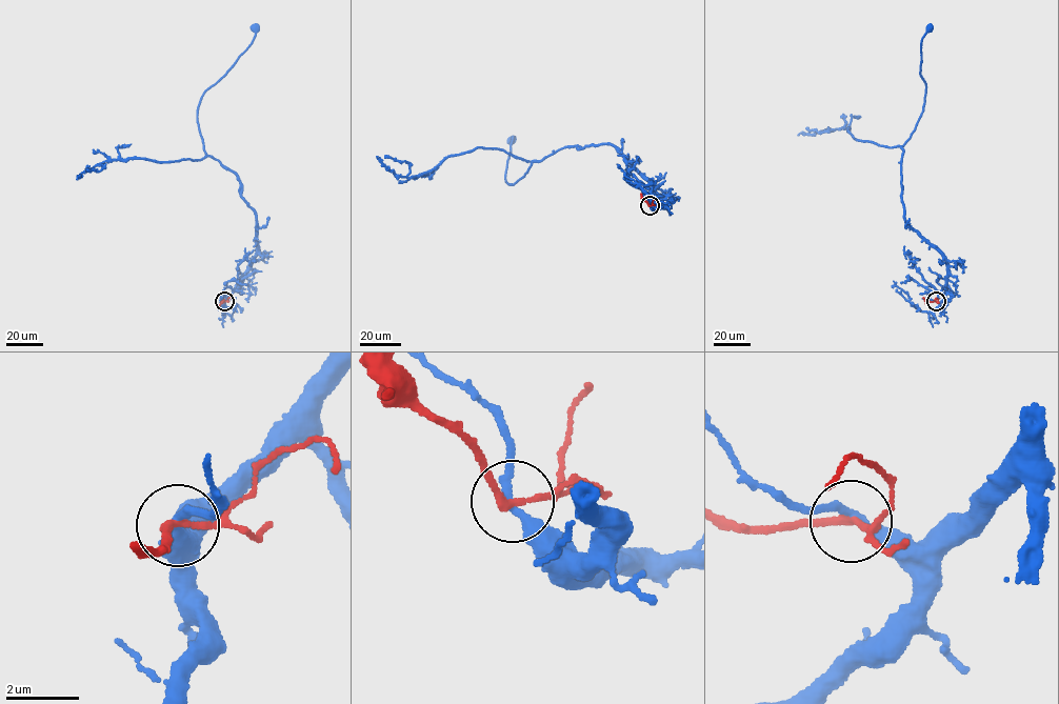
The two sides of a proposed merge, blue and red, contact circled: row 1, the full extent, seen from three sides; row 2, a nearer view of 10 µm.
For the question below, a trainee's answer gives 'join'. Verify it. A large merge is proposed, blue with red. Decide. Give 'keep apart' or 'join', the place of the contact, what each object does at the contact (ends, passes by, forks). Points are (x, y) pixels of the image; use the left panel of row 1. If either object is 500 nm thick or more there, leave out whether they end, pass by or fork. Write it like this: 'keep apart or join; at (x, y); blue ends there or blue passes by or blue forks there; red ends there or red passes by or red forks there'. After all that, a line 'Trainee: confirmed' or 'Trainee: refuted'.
keep apart; at (224, 301); blue passes by; red passes by
Trainee: refuted

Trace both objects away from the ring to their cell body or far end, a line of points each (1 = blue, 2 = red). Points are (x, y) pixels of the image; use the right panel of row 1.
1: (936, 301), (946, 287), (945, 259), (906, 224), (900, 172), (900, 147), (922, 112), (921, 42), (928, 27)
2: (936, 301), (923, 298)

